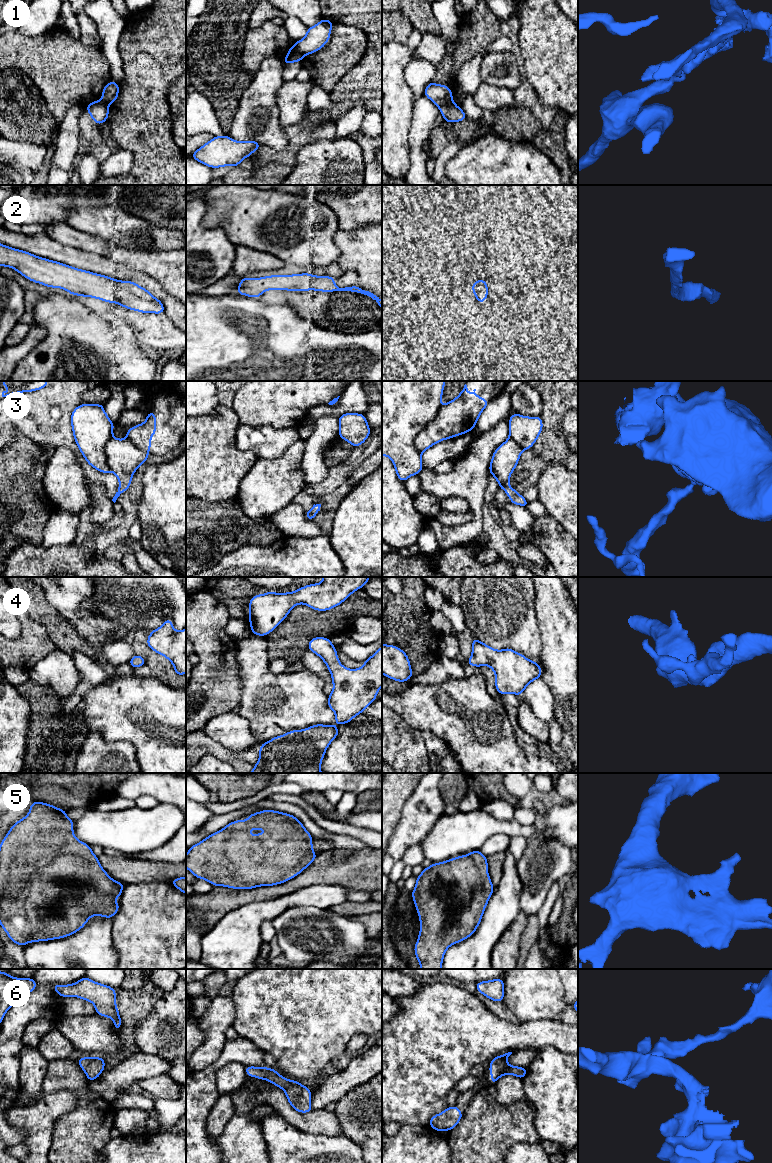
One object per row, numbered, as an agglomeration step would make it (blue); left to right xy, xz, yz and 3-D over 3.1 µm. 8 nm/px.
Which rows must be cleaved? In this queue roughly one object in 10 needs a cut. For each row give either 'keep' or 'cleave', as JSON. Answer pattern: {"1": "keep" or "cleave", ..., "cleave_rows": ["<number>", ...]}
{"1": "cleave", "2": "keep", "3": "keep", "4": "keep", "5": "keep", "6": "keep", "cleave_rows": ["1"]}

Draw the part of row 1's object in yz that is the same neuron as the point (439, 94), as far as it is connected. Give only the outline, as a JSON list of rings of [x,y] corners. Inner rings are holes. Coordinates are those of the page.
[[[433,82],[427,84],[424,95],[438,108],[440,108],[453,97],[452,91],[447,85],[436,84]]]

